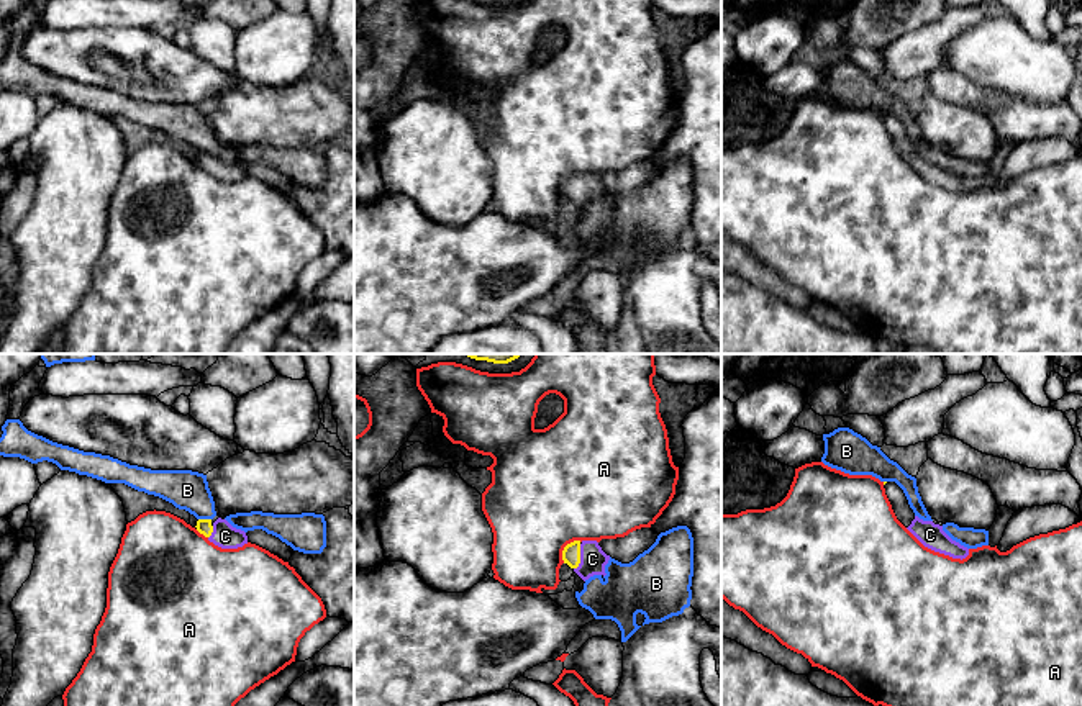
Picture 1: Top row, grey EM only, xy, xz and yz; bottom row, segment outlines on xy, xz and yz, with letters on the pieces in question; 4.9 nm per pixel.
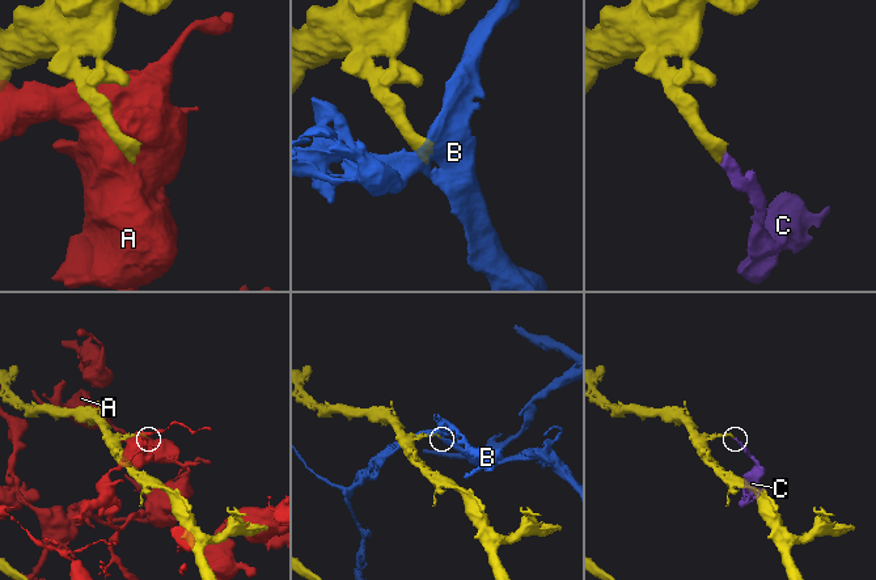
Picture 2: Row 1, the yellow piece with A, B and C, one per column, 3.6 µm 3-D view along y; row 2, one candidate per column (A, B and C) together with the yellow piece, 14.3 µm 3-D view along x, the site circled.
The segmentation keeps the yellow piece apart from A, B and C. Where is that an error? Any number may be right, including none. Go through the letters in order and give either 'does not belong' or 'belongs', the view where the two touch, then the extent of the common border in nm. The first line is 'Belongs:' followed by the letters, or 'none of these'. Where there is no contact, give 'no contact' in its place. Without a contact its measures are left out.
Belongs: C
A: does not belong; contact in xz; length 150 nm
B: does not belong; contact in xy; length 60 nm
C: belongs; contact in xz; length 130 nm

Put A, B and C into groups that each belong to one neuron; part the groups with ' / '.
A / B / C

